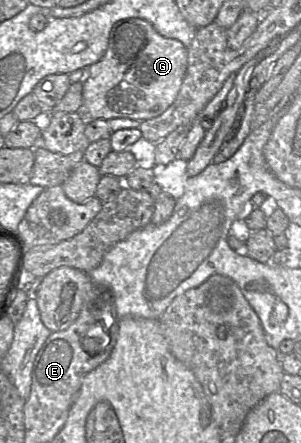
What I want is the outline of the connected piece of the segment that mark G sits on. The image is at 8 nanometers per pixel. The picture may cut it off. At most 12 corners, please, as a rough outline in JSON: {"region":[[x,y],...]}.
{"region":[[116,22],[85,71],[86,119],[144,121],[176,99],[188,48]]}

